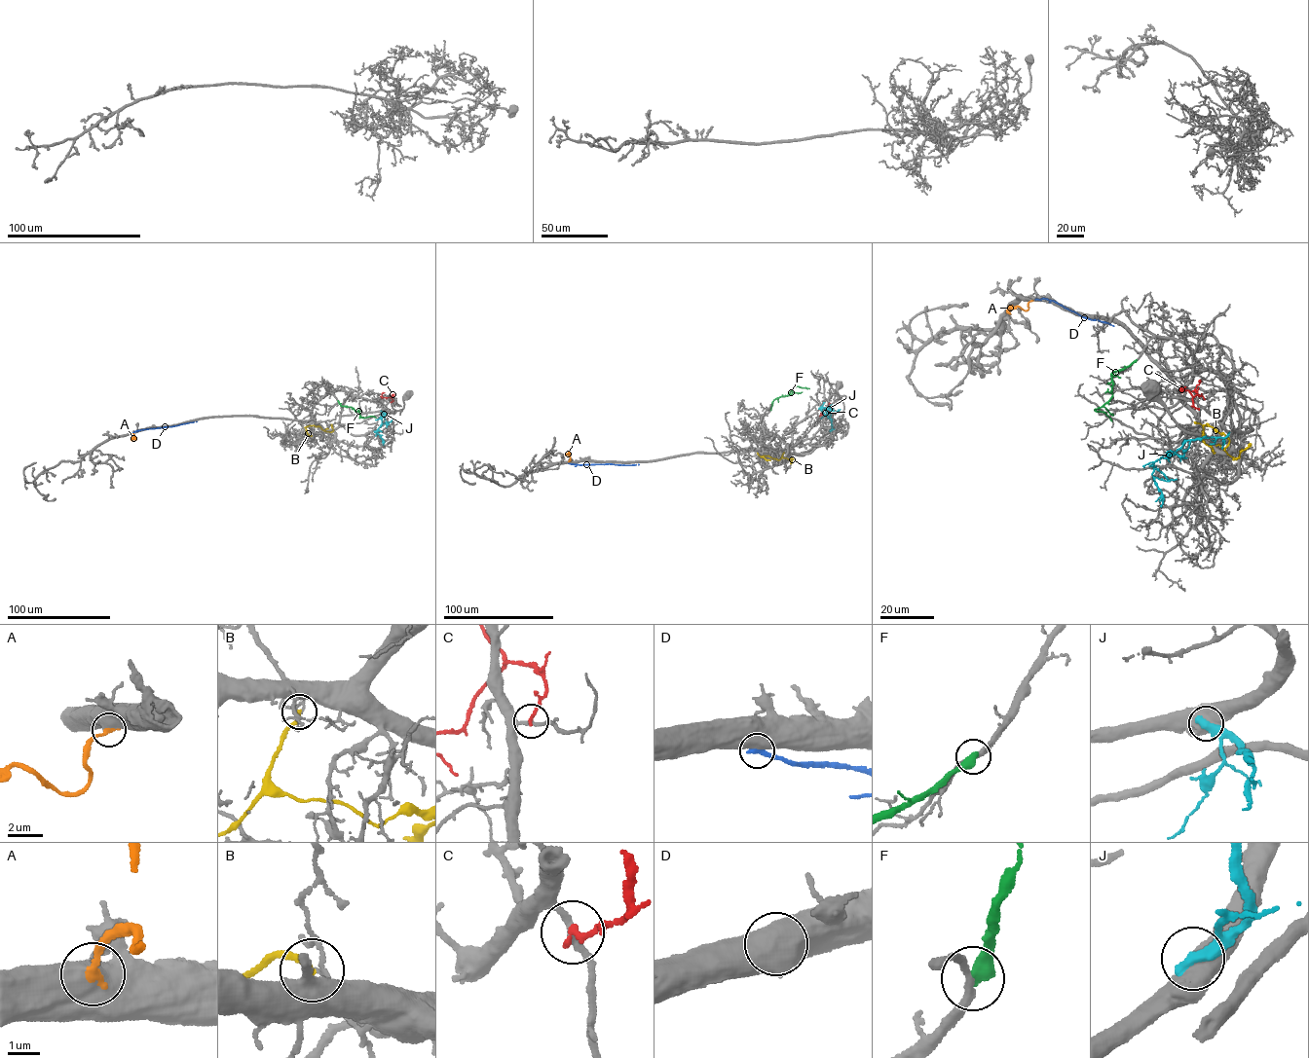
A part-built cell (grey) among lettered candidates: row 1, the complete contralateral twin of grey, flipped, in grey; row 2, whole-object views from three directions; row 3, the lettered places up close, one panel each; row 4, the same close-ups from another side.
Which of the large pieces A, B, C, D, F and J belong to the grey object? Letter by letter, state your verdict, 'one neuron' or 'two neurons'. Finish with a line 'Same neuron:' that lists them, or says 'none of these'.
A: one neuron
B: two neurons
C: two neurons
D: two neurons
F: one neuron
J: two neurons
Same neuron: A, F

